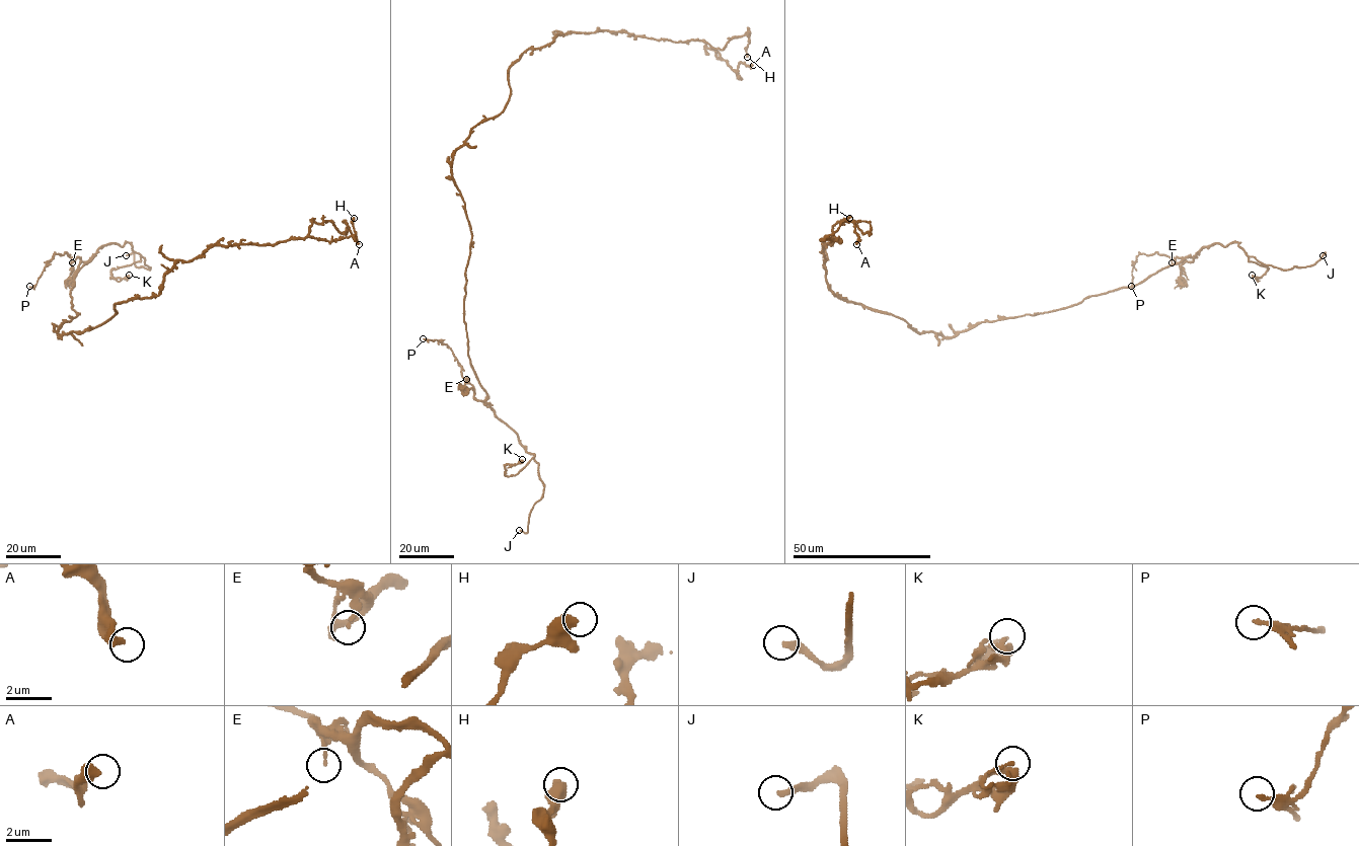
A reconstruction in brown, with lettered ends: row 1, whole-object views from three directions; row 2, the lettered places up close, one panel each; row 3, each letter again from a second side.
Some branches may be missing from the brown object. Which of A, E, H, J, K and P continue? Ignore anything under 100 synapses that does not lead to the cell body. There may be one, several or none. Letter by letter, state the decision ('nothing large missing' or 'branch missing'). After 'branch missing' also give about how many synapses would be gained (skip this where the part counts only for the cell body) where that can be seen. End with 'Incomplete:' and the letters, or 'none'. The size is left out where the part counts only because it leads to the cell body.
A: nothing large missing
E: nothing large missing
H: nothing large missing
J: branch missing
K: nothing large missing
P: nothing large missing
Incomplete: J

